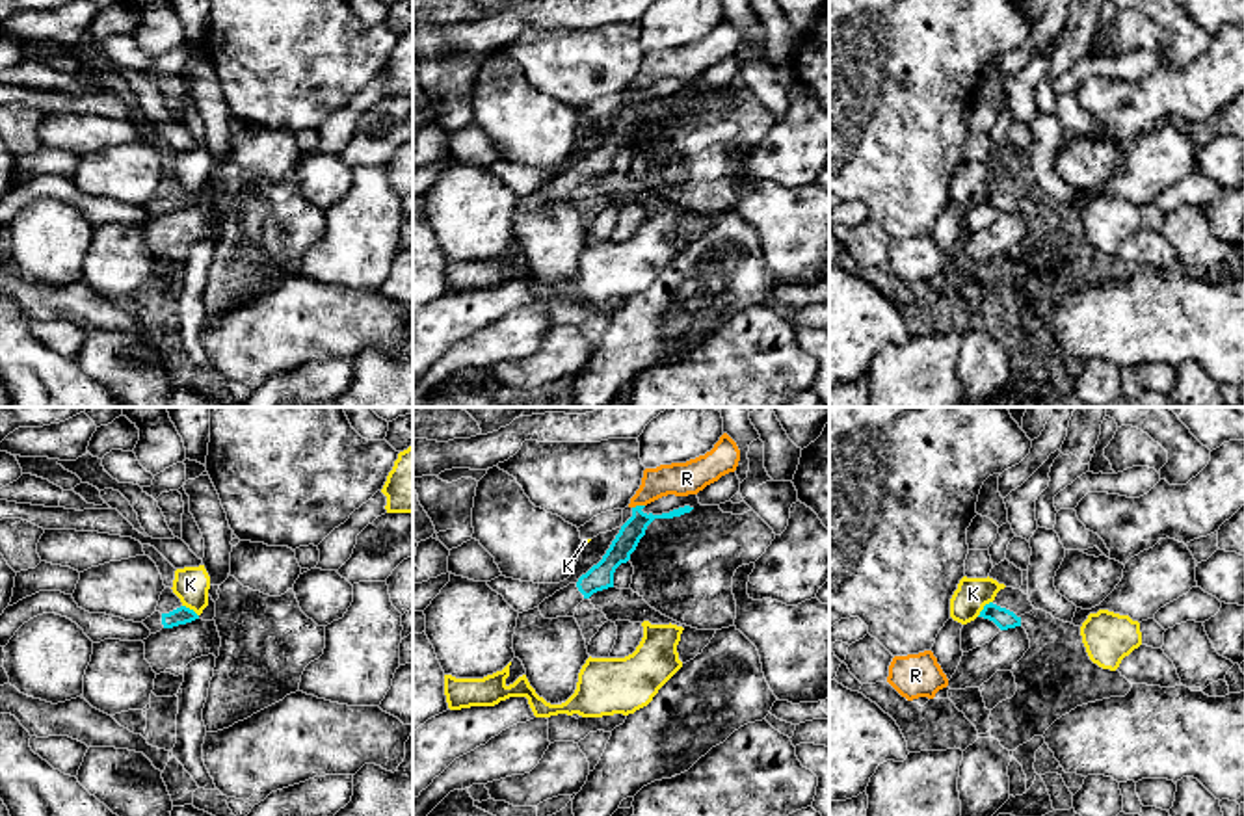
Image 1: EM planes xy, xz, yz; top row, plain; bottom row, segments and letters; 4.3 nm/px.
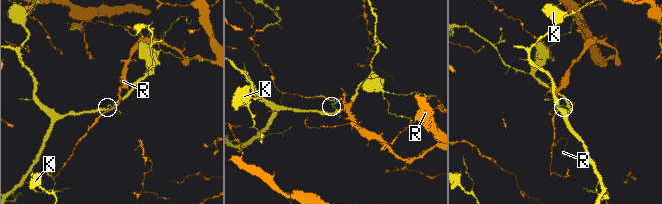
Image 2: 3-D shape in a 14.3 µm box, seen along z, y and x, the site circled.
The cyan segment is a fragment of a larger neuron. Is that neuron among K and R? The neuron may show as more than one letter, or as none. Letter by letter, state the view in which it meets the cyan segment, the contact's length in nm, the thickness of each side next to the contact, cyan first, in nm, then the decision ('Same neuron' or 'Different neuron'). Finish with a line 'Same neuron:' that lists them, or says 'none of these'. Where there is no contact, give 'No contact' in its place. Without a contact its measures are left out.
K: Touches cyan in yz. Shared border 100 nm. Thickness 90 nm (cyan) against 140 nm. Different neuron
R: Touches cyan in xz. Shared border 60 nm. Thickness 100 nm (cyan) against 140 nm. Different neuron
Same neuron: none of these

